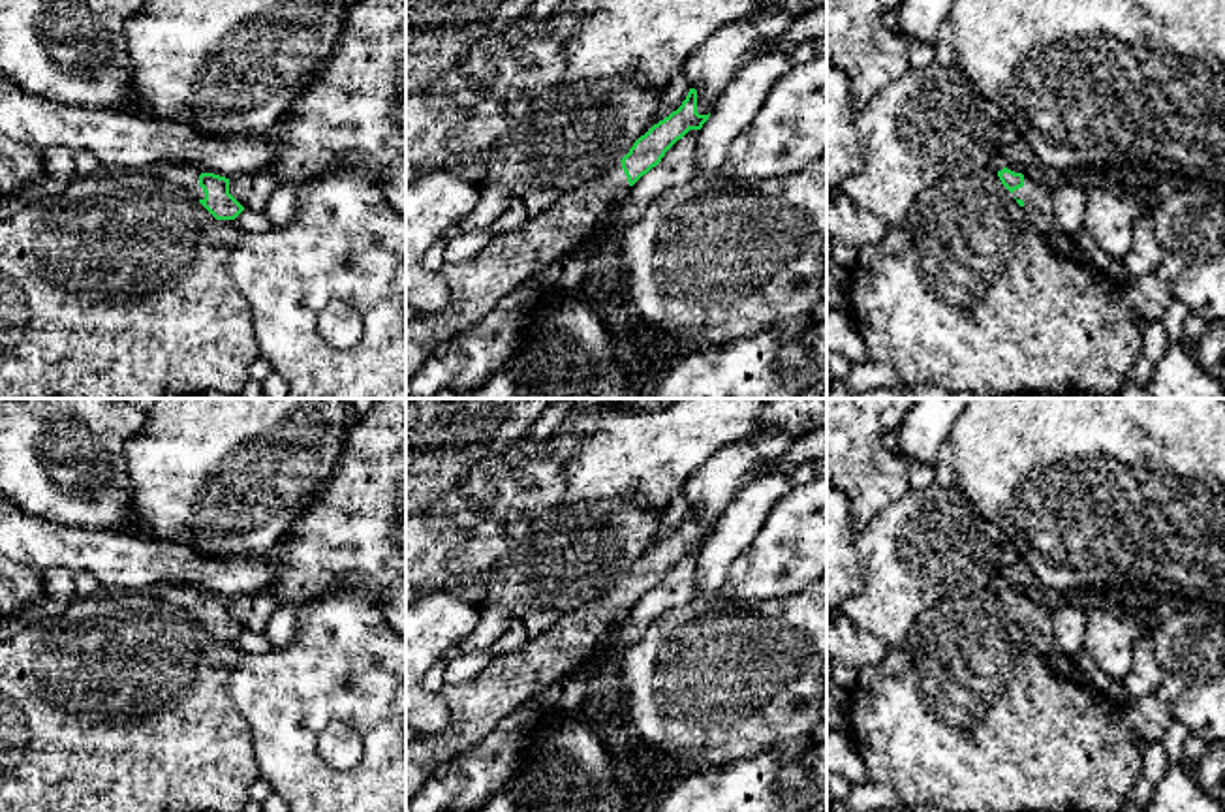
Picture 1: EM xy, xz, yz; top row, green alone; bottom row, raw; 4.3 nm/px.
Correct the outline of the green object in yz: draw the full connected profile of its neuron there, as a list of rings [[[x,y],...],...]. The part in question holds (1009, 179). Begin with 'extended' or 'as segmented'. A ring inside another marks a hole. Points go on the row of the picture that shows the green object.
extended; [[[1007,167],[998,171],[1001,184],[1015,195],[1016,203],[1024,209],[1028,222],[1041,233],[1058,229],[1052,197],[1050,179],[1033,180],[1022,173]]]

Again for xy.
extended; [[[160,164],[154,171],[195,197],[216,220],[235,220],[244,207],[229,194],[229,179],[199,173],[192,165]]]

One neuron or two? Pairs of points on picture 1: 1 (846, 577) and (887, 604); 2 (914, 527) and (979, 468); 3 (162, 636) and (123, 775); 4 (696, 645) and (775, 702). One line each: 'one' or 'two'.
1: two
2: two
3: one
4: one

